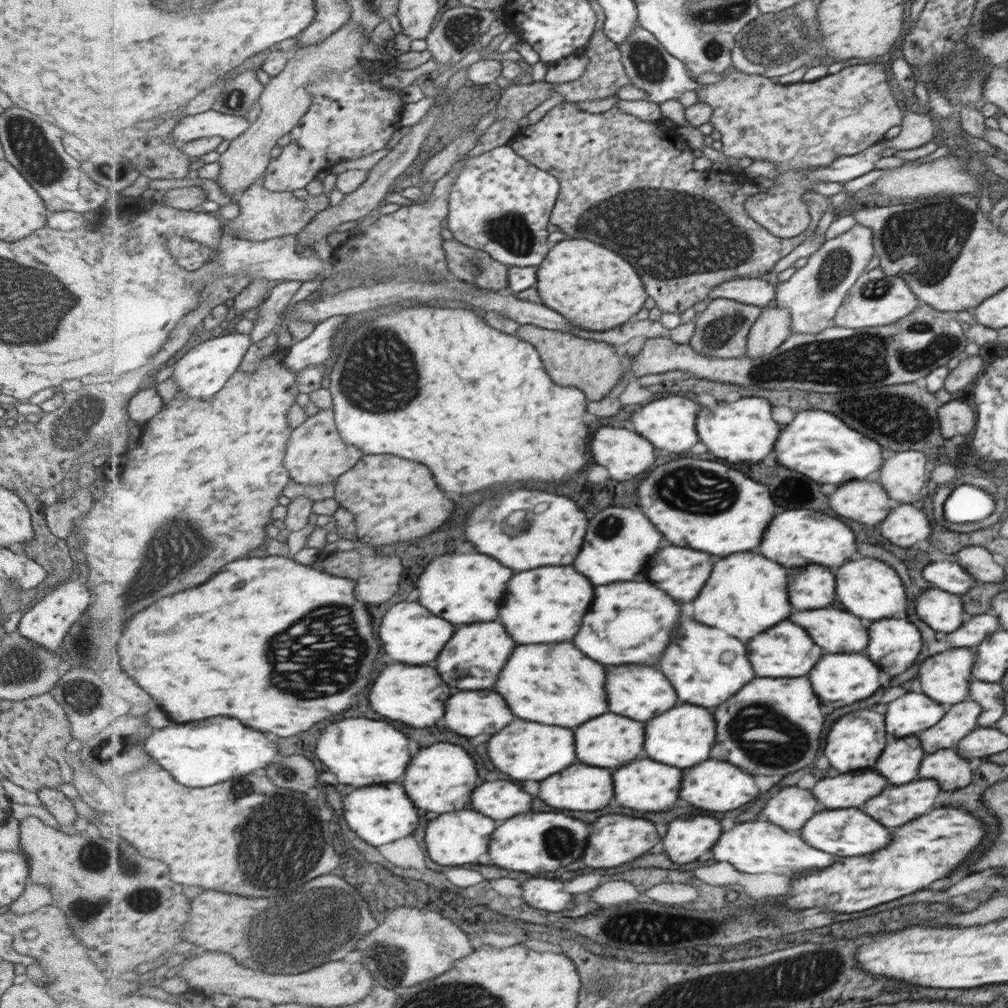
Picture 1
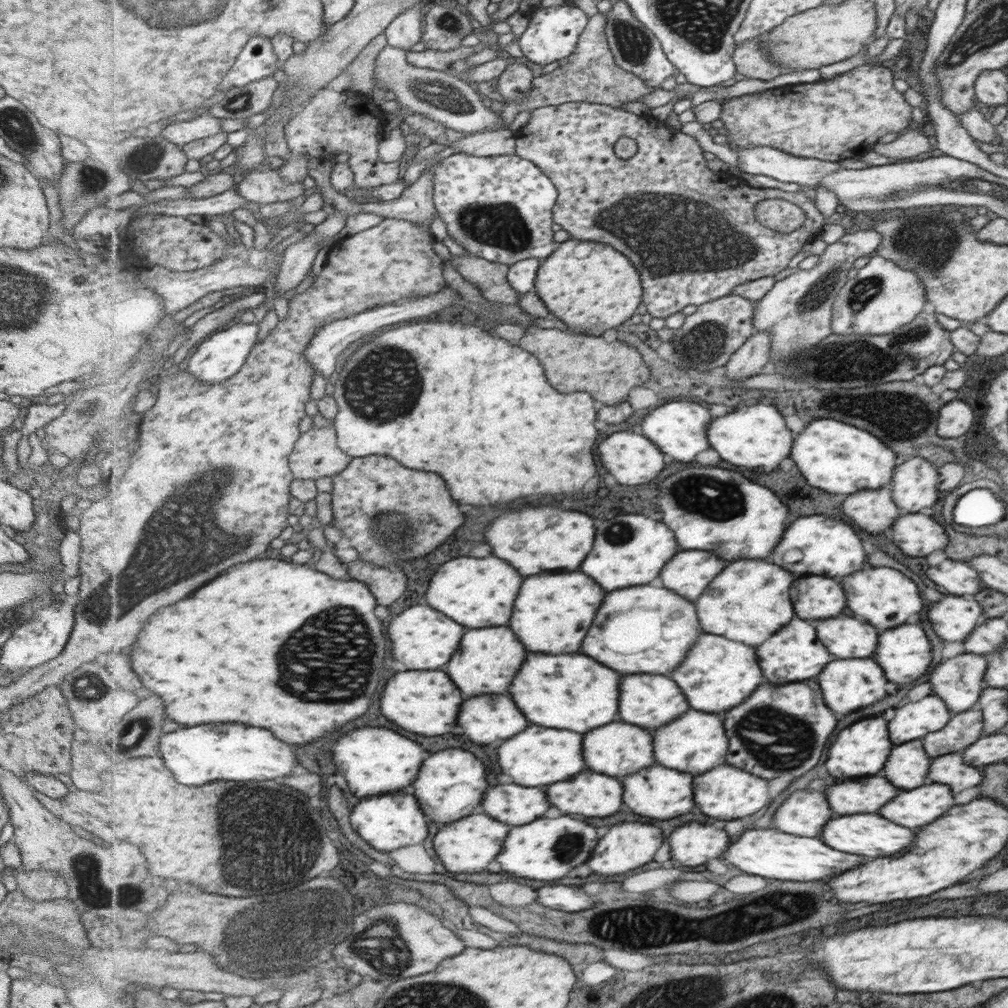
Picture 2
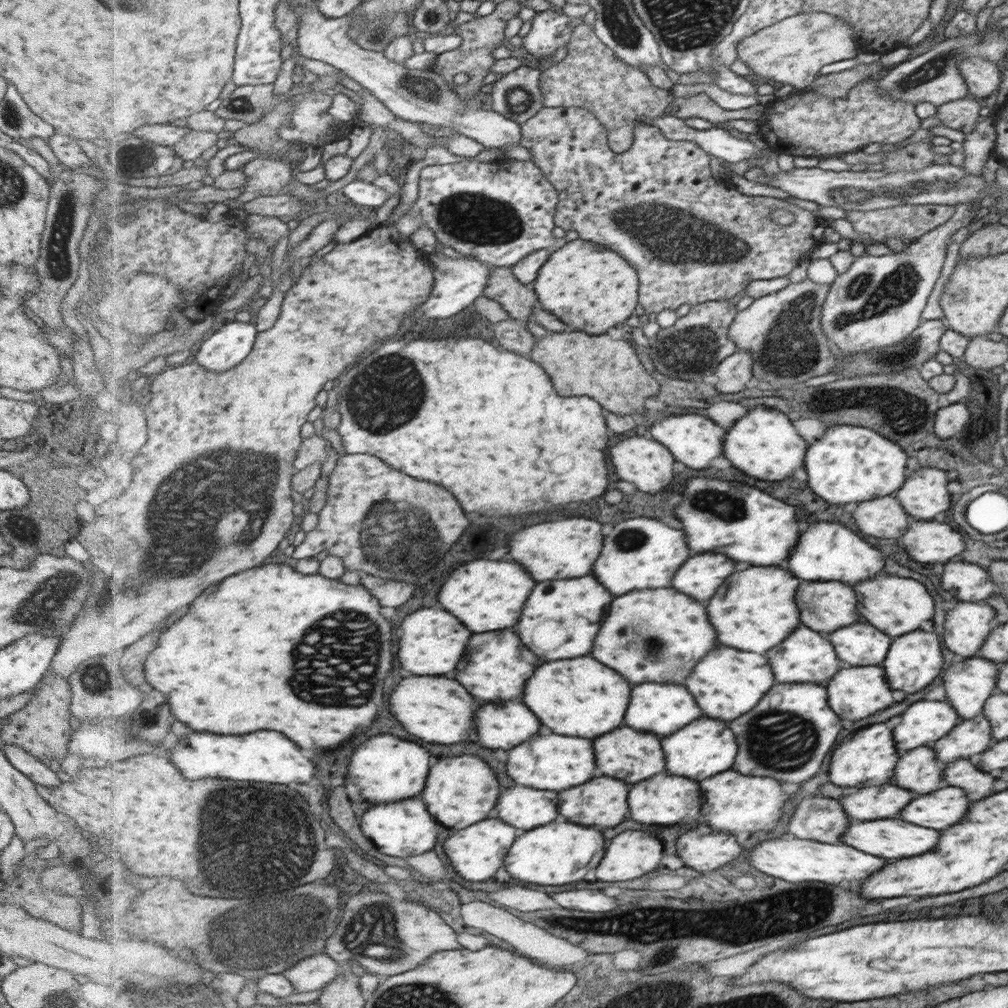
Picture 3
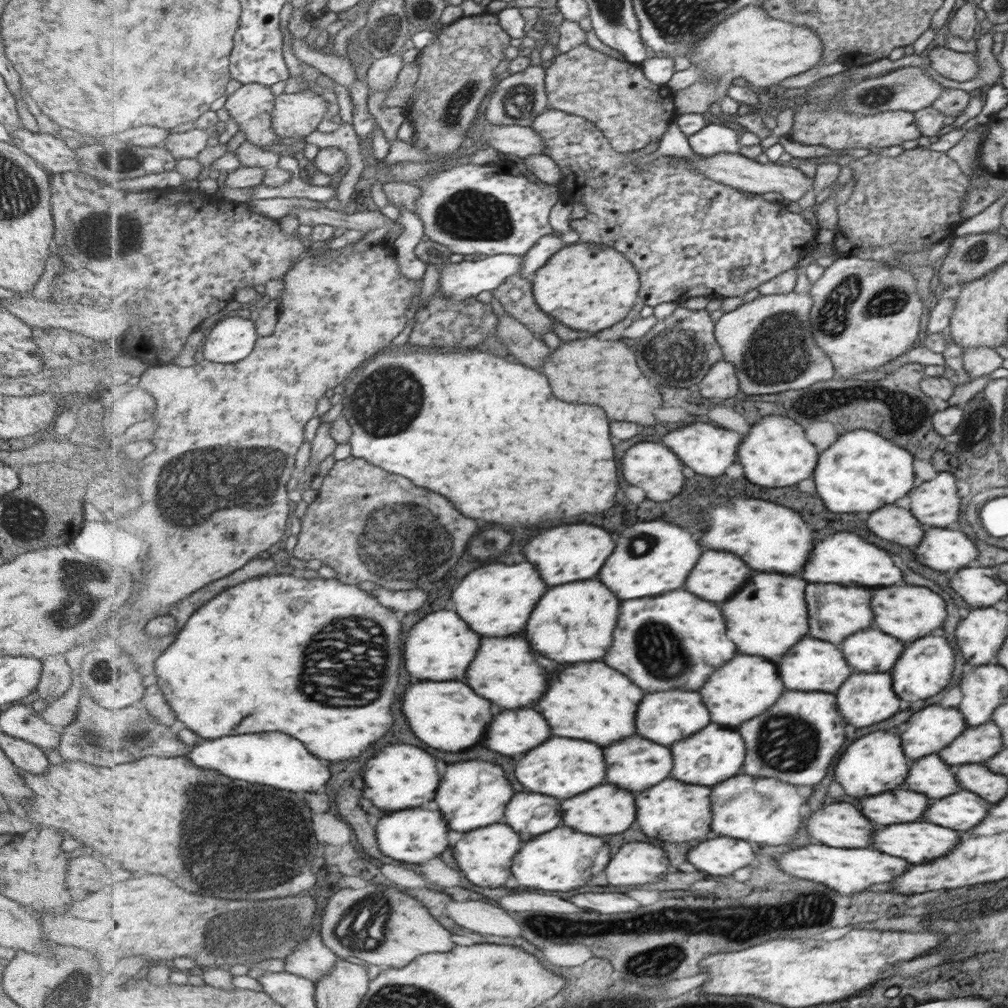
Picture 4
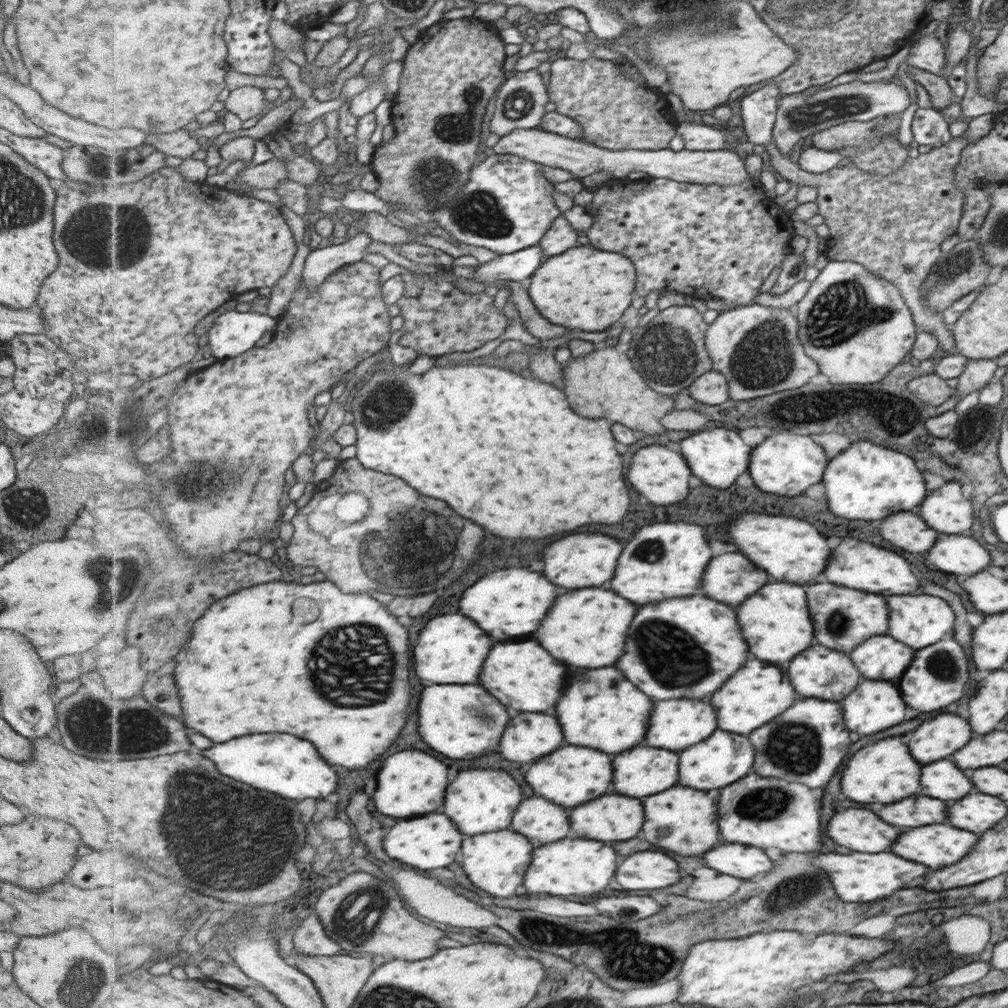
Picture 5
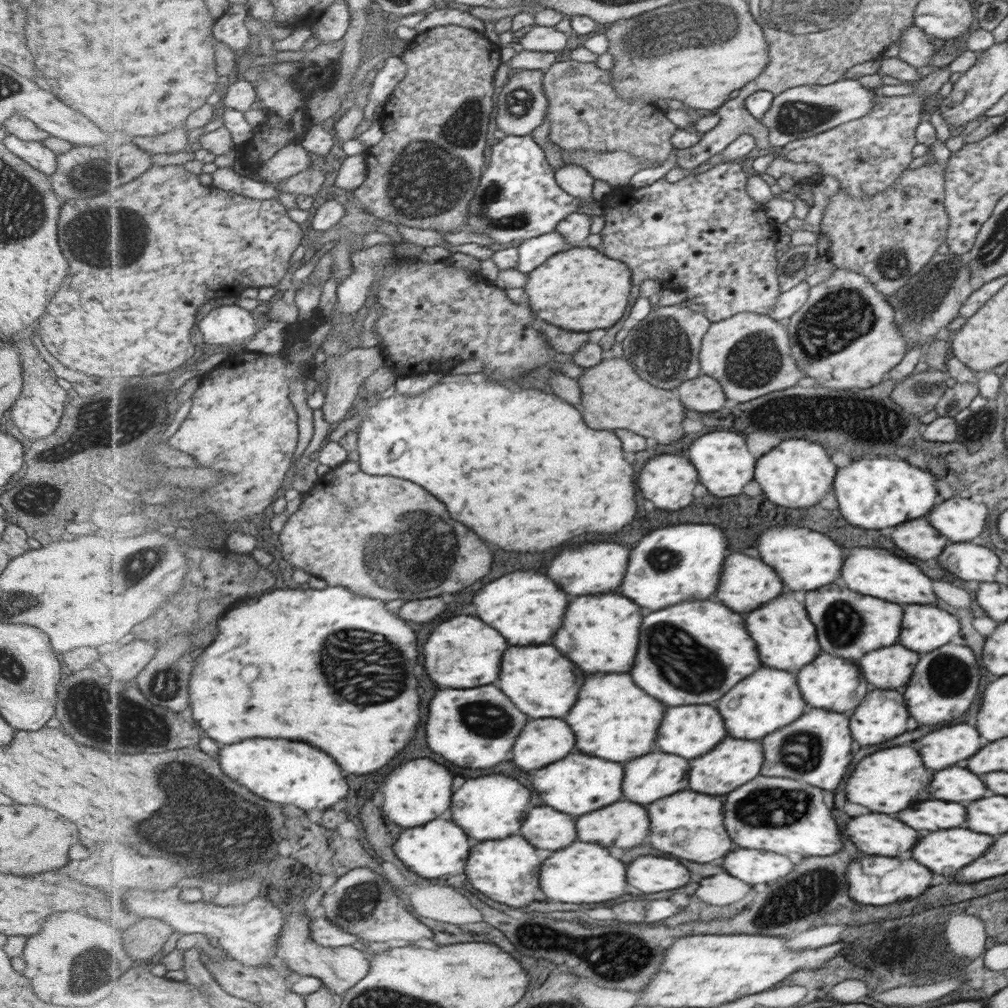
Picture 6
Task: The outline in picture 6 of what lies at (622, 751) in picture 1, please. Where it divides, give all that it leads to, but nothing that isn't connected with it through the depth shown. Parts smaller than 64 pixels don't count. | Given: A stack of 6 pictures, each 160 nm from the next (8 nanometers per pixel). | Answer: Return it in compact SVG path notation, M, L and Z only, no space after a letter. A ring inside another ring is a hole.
M647 754L645 758L635 758L625 766L625 796L637 804L653 804L665 796L677 794L689 788L689 760L675 754Z

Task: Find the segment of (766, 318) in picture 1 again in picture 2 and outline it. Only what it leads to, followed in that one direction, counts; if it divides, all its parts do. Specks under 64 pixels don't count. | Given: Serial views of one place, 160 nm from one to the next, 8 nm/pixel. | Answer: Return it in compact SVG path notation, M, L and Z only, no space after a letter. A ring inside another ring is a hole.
M755 331L724 366L726 378L741 381L761 374L767 362L773 362L771 351L770 332Z

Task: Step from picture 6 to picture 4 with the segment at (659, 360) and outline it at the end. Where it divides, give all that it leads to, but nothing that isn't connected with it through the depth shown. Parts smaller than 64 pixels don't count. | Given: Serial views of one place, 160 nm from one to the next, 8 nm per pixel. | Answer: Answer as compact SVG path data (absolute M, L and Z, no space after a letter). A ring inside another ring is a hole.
M678 305L670 316L658 319L656 323L640 337L634 350L639 356L640 367L644 374L658 386L671 388L689 388L693 384L698 385L711 367L724 358L724 351L716 339L716 322L711 320L711 313L705 309L689 310Z

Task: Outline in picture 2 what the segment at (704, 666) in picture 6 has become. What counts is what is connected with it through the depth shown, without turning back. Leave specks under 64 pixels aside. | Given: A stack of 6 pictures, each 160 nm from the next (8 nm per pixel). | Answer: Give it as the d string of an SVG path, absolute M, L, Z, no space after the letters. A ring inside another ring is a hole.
M633 586L629 590L609 592L605 606L601 606L601 614L597 614L597 622L593 622L593 630L589 630L589 638L585 638L585 654L623 674L669 674L687 658L687 652L701 634L703 628L693 602L664 586Z

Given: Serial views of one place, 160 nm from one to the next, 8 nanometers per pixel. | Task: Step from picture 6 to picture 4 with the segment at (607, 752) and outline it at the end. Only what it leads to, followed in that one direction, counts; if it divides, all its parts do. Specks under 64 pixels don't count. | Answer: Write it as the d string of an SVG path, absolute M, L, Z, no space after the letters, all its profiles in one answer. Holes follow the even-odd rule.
M603 662L571 664L563 668L563 672L557 670L557 674L559 678L553 678L553 686L549 694L545 694L545 702L541 702L543 714L553 726L553 734L609 746L637 732L637 710L645 692L625 674Z

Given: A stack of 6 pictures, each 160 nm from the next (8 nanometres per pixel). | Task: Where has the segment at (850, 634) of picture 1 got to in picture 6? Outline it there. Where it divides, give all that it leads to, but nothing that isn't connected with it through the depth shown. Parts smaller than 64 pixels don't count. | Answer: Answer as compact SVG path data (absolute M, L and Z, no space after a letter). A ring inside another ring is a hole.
M897 644L885 650L873 650L873 654L865 654L865 658L854 662L861 666L861 674L865 674L869 684L881 690L895 690L909 680L917 658L917 652Z

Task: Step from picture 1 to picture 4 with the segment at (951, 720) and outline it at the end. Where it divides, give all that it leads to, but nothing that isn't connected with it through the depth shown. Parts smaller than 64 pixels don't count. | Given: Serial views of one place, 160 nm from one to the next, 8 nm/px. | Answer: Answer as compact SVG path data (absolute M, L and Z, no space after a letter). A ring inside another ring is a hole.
M989 722L989 726L975 726L965 730L953 746L947 746L937 754L939 758L945 758L945 762L953 764L971 764L971 762L983 762L995 756L1001 750L1001 734L998 726Z

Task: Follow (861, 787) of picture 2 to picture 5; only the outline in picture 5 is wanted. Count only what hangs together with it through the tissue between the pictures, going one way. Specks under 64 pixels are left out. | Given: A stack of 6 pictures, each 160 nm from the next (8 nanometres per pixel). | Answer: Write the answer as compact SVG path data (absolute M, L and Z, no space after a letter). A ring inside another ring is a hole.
M913 796L913 798L903 798L893 806L883 806L877 814L881 814L885 822L893 822L893 826L917 828L925 824L943 822L945 810L947 810L945 802L939 802L935 798L925 798L925 796Z

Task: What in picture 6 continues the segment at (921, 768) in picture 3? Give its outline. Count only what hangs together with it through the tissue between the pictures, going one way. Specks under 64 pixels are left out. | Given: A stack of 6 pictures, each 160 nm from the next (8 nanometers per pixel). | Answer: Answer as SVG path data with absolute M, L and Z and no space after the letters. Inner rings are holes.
M949 766L949 770L939 770L933 774L933 798L945 802L973 802L983 798L987 788L983 782L965 768Z

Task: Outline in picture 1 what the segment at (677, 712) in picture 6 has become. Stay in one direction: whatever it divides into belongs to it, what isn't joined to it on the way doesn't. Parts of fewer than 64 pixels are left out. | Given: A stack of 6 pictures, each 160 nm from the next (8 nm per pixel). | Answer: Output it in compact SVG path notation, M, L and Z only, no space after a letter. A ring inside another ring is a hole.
M617 666L609 672L609 706L611 712L647 722L677 706L679 698L673 684L659 668L651 666Z

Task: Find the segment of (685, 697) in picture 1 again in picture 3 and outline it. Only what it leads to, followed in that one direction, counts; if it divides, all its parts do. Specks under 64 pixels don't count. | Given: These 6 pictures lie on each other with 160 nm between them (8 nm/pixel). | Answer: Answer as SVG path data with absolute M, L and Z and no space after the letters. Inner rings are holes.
M719 646L713 654L709 654L709 658L705 658L705 662L701 662L701 666L697 666L693 678L689 678L685 686L693 690L693 696L701 702L701 708L709 718L735 720L751 712L773 688L773 668L767 656Z

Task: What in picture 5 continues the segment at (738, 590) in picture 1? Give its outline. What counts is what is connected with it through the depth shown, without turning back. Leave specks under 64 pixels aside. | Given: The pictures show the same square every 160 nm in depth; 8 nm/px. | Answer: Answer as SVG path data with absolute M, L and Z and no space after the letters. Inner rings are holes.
M775 582L765 586L761 594L755 594L745 606L737 610L741 626L745 626L745 638L753 646L753 654L765 662L787 662L799 652L811 646L811 620L805 608L805 594L801 586Z

